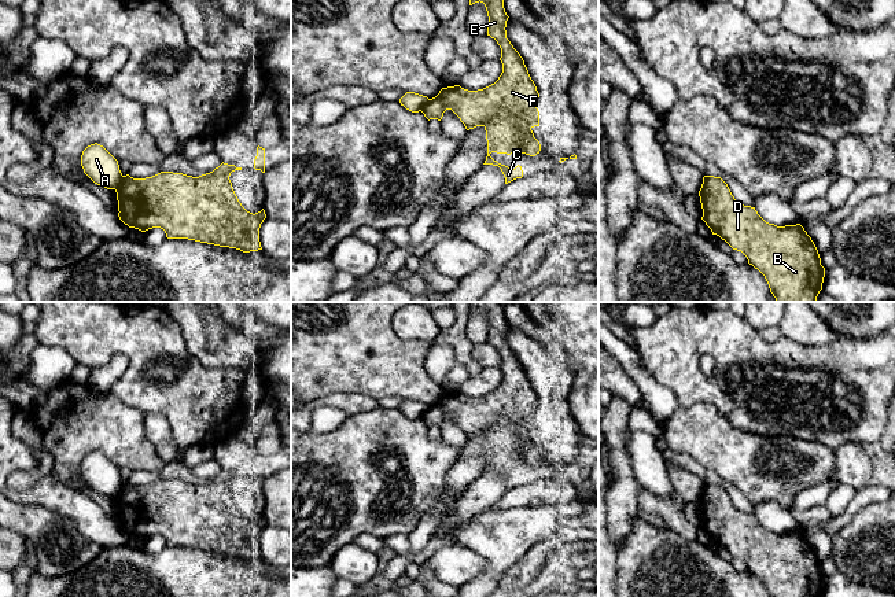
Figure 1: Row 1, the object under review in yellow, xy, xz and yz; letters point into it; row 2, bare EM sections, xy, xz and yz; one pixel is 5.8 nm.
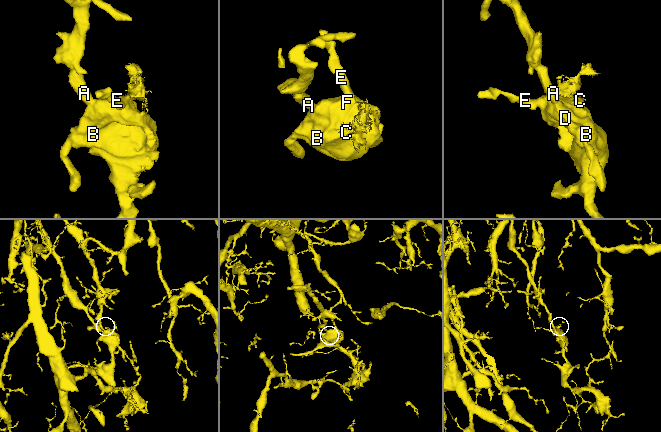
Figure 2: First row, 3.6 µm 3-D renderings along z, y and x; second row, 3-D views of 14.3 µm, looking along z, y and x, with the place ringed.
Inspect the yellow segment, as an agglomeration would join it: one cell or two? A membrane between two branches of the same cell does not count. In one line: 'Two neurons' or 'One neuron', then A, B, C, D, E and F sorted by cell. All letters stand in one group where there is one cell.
Two neurons. Groups: A / B C D E F

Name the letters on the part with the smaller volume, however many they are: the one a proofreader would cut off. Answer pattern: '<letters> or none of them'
B, C, D, E, F

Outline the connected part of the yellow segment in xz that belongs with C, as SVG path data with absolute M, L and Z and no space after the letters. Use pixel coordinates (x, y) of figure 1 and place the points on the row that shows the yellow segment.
M469 0L469 5L483 3L487 11L487 36L501 48L502 73L498 80L478 91L468 91L460 85L442 88L430 99L421 113L430 119L441 121L446 110L452 110L465 129L483 126L487 140L487 156L483 165L498 166L505 184L523 177L522 166L509 169L494 161L490 154L513 152L535 156L541 151L533 128L539 126L537 108L539 93L520 54L507 38L508 15L504 0Z

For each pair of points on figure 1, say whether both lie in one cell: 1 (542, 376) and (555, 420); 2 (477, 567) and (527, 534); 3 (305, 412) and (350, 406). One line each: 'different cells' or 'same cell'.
1: same cell
2: different cells
3: same cell

